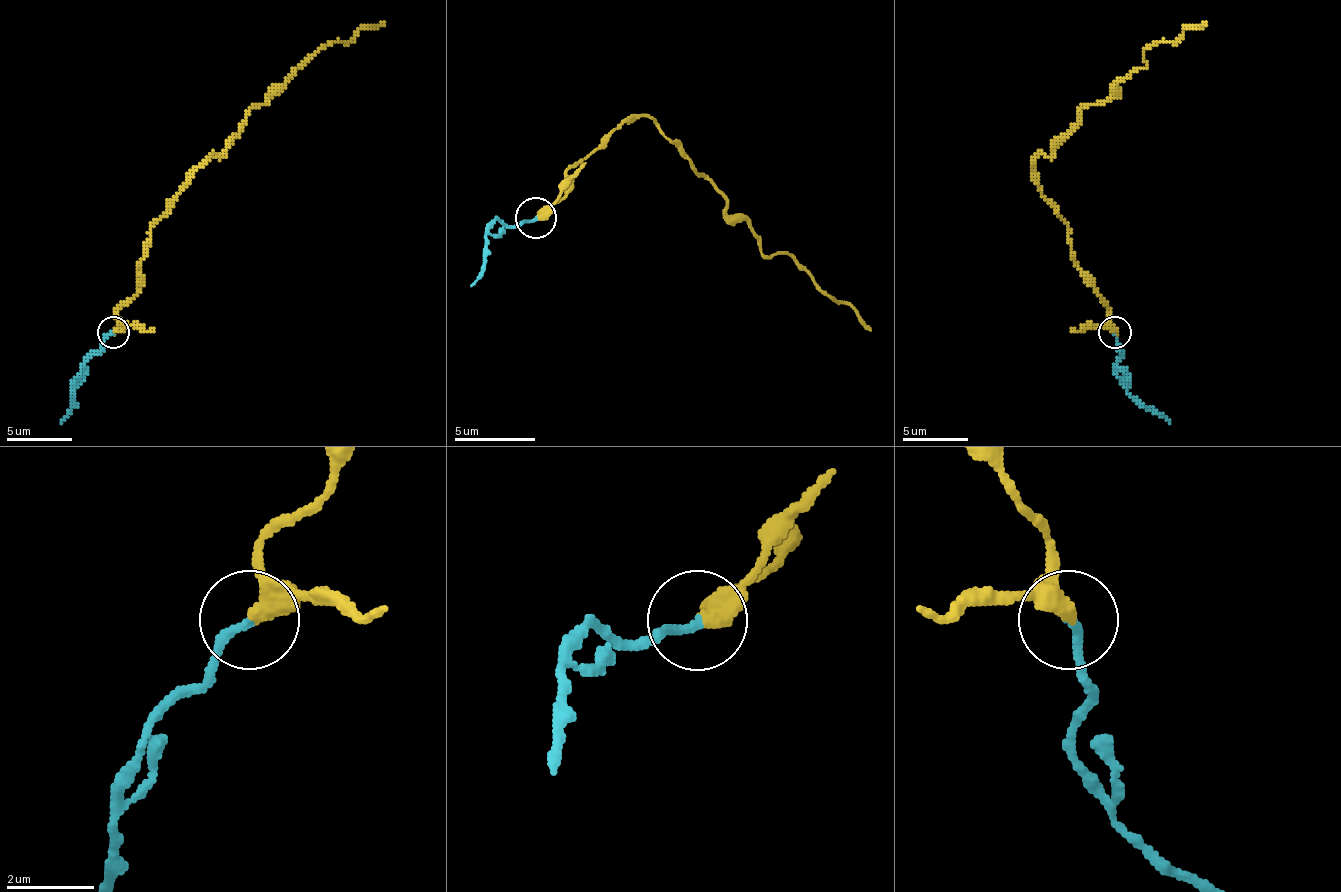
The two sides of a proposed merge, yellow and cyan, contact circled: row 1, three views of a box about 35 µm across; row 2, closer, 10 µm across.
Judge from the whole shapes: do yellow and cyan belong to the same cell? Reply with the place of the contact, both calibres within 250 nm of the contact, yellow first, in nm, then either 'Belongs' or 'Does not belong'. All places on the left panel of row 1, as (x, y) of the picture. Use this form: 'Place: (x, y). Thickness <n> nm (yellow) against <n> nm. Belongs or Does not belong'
Place: (113, 332). Thickness 420 nm (yellow) against 200 nm. Belongs

